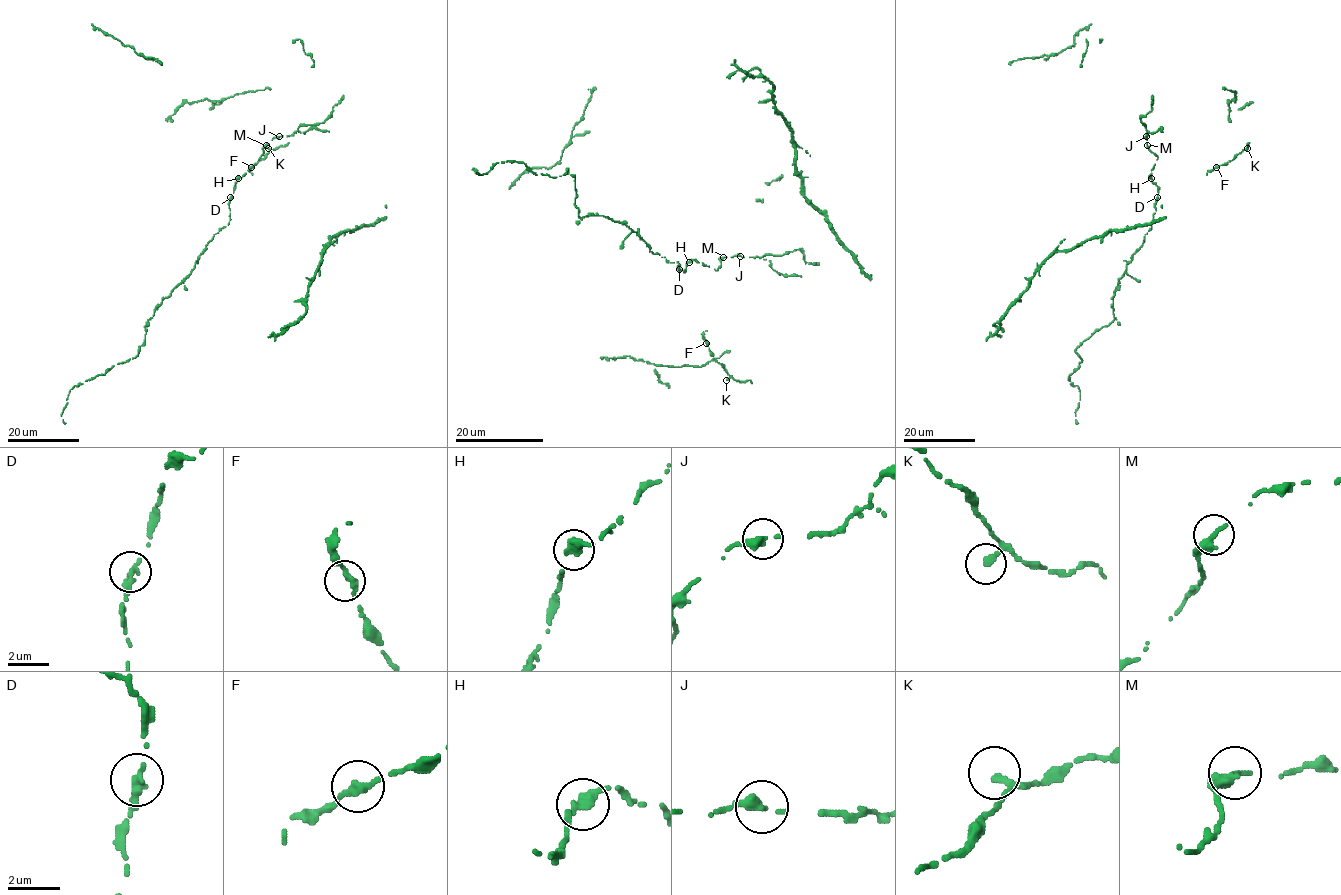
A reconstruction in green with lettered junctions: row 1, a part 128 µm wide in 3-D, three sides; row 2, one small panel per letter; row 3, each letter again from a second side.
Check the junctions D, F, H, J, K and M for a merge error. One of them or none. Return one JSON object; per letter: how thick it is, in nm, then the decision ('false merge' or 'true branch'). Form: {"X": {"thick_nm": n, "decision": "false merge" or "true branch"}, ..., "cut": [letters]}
{"D": {"thick_nm": 440, "decision": "true branch"}, "F": {"thick_nm": 400, "decision": "true branch"}, "H": {"thick_nm": 500, "decision": "true branch"}, "J": {"thick_nm": 440, "decision": "true branch"}, "K": {"thick_nm": 320, "decision": "true branch"}, "M": {"thick_nm": 420, "decision": "true branch"}, "cut": []}

